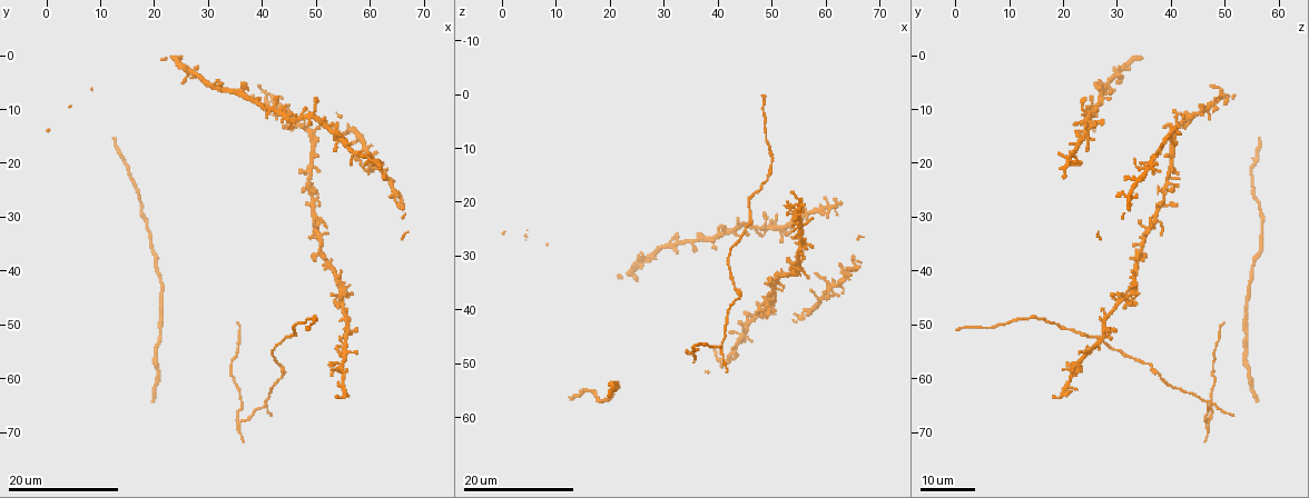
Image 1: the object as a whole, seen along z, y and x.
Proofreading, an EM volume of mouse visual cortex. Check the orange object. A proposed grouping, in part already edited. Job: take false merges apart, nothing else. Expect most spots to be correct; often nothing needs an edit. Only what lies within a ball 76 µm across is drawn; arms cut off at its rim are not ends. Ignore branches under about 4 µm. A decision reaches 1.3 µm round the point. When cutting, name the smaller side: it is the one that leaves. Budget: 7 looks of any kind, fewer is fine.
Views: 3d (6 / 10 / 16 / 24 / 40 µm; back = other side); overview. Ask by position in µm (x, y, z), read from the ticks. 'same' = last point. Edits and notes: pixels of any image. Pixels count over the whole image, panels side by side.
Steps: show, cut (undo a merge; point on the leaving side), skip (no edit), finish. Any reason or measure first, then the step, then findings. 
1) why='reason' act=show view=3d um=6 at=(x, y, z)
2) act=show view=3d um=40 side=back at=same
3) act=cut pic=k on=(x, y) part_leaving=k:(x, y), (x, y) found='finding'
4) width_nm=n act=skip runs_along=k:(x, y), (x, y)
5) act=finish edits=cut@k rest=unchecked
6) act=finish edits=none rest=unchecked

why='branch point' act=show view=3d um=24 at=(54.5, 56.0, 23.5)

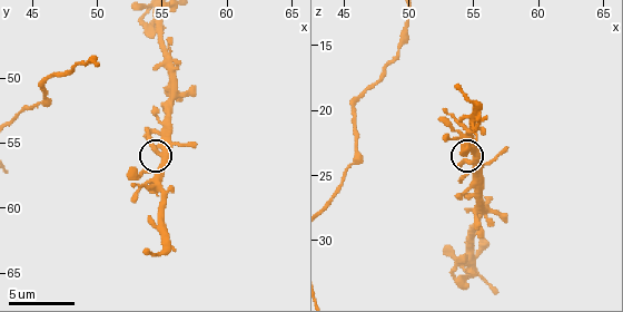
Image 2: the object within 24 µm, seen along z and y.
act=show view=3d um=10 at=(54.8, 56.0, 24.0)

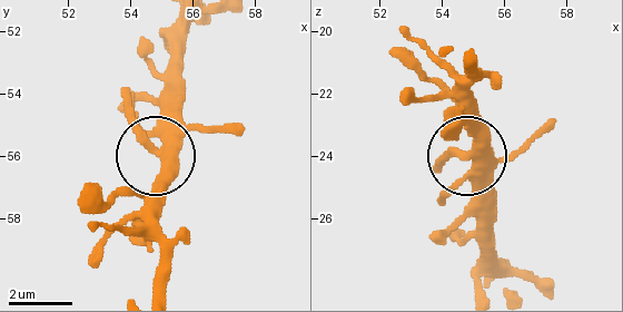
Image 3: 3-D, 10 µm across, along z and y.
act=skip runs_along=3:(179, 18), (179, 98), (160, 154), (162, 231) found='all the same neuron'

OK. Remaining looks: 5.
why='thick turns thin' act=show view=3d um=24 at=(43.0, 57.5, 36.0)

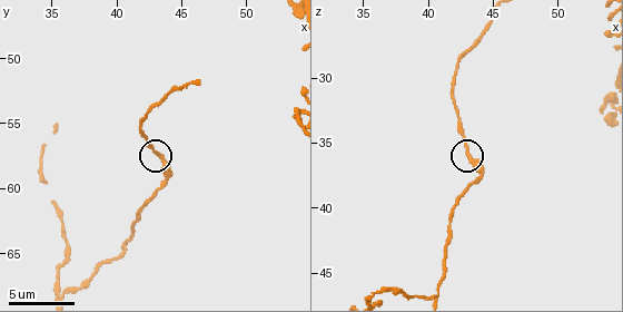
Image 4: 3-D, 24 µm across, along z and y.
act=show view=3d um=6 at=(43.0, 57.6, 36.0)

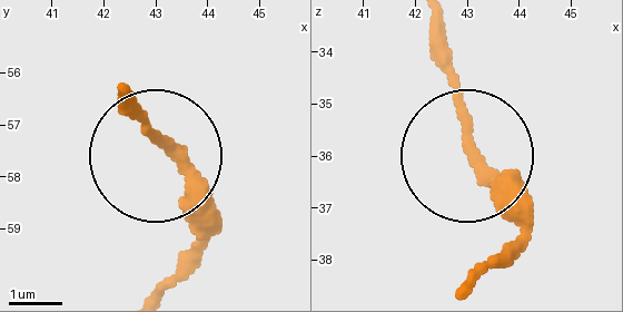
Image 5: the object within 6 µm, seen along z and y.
act=skip found='all the same neuron'

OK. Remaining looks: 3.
why='three-way junction' act=show view=3d um=16 at=(40.6, 64.6, 46.6)

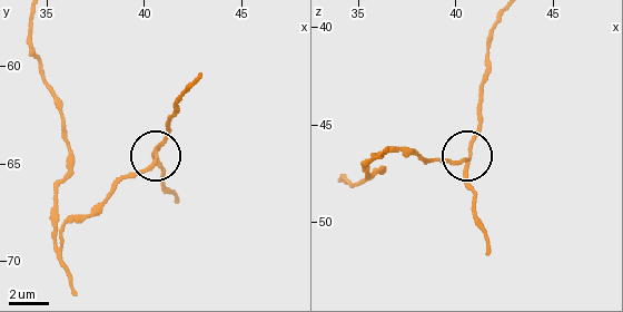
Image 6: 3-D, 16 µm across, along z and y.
act=show view=3d um=16 side=back at=(40.7, 64.5, 46.7)

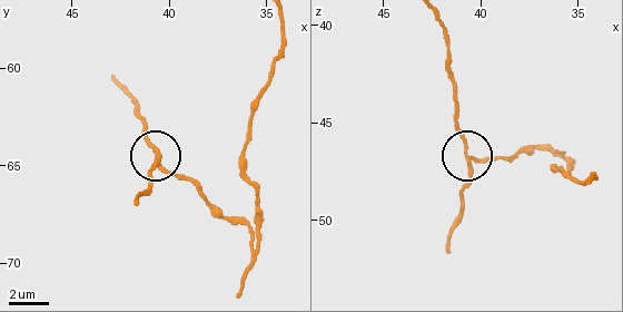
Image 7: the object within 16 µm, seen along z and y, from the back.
arms=3 act=cut pic=7 on=(176, 175) part_leaving=7:(155, 155), (225, 216), (254, 218), (245, 138), (279, 30) found='two neurons meet here'

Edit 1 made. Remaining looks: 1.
act=finish edits=cut@7 rest=unchecked

